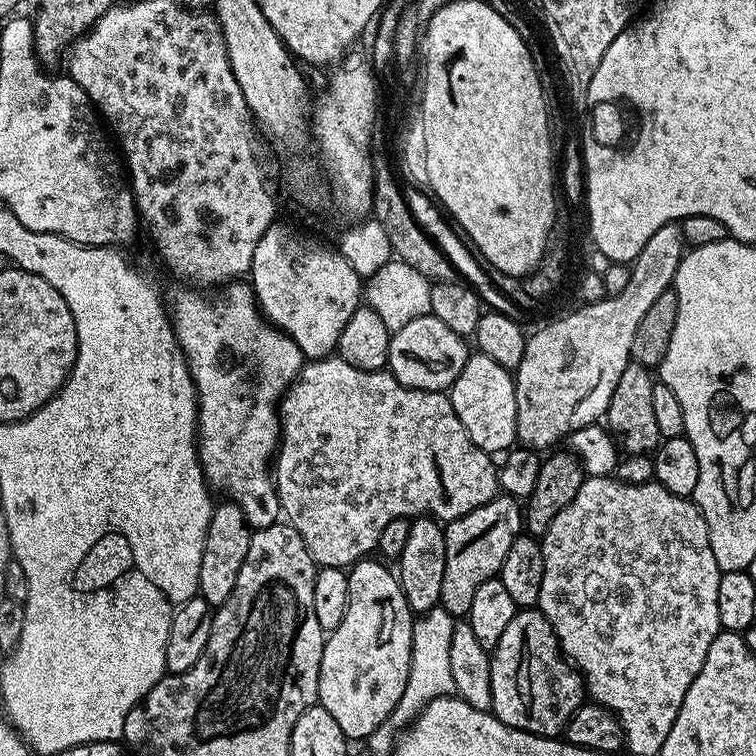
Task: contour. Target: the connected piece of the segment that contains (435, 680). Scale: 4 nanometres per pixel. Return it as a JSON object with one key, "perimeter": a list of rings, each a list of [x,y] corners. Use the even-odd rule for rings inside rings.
{"perimeter":[[[439,606],[421,612],[412,621],[412,649],[410,650],[410,674],[406,678],[406,690],[398,698],[398,706],[388,716],[387,727],[400,730],[430,702],[451,696],[456,691],[454,677],[450,671],[450,638],[454,636],[457,621],[446,609]]]}

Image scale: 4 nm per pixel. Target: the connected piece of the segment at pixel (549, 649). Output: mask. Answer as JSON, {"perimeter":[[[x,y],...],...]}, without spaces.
{"perimeter":[[[539,607],[519,609],[490,655],[492,715],[506,726],[535,736],[559,737],[568,719],[585,703],[586,685],[583,676],[564,659],[558,638]]]}

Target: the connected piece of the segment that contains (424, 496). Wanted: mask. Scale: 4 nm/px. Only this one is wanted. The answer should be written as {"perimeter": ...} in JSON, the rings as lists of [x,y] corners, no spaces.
{"perimeter":[[[339,354],[309,359],[301,368],[299,376],[289,386],[288,391],[284,393],[278,405],[278,411],[280,442],[274,457],[274,495],[280,499],[283,519],[292,524],[294,530],[298,530],[298,534],[302,534],[302,542],[306,542],[306,550],[310,550],[310,558],[320,568],[347,570],[357,560],[375,553],[378,538],[382,538],[382,530],[389,522],[394,522],[394,518],[428,515],[440,522],[457,520],[462,518],[462,514],[470,514],[470,510],[478,510],[478,506],[486,506],[486,502],[490,502],[501,491],[497,461],[489,453],[474,446],[474,442],[470,442],[470,434],[466,434],[466,426],[462,426],[462,422],[458,422],[458,414],[454,414],[451,395],[407,388],[399,384],[387,370],[378,372],[358,370],[358,366],[350,366],[350,362],[346,362]]]}

